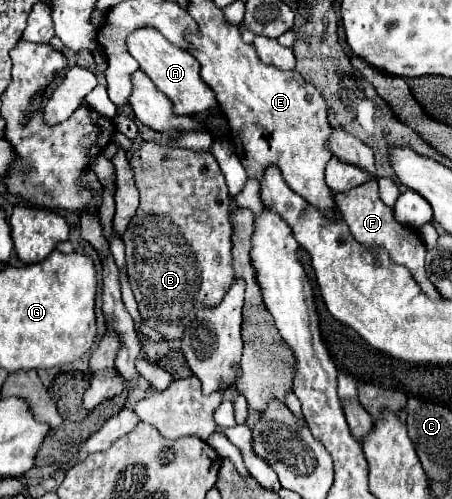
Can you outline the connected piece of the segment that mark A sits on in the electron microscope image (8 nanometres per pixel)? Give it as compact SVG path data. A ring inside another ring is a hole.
M139 28L127 40L129 52L139 62L141 70L153 80L153 84L173 102L173 112L177 116L195 116L203 112L219 112L219 102L213 90L203 82L199 70L201 64L189 56L189 52L173 46L165 36L153 28Z

